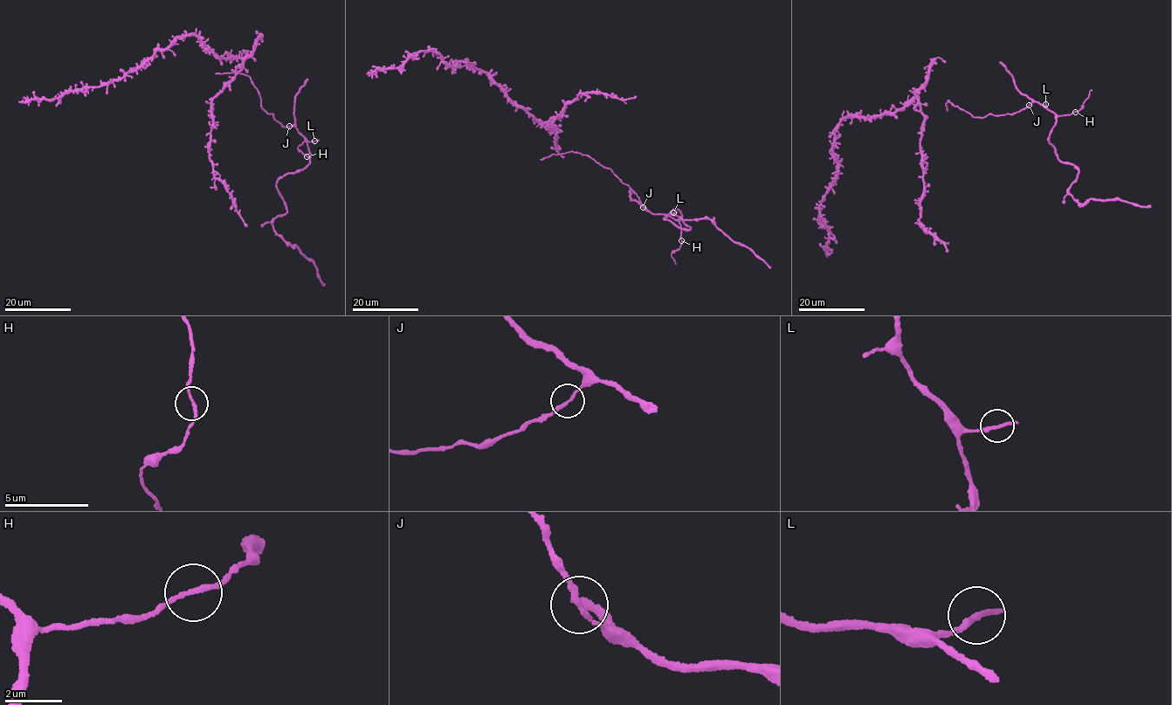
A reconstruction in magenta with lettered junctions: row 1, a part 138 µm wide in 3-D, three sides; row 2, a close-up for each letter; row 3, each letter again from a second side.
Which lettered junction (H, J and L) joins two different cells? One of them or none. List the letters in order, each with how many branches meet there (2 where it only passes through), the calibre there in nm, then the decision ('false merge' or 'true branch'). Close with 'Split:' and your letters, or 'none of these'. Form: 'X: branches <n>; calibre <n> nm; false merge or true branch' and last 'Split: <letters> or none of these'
H: branches 2; calibre 150 nm; true branch
J: branches 2; calibre 180 nm; true branch
L: branches 2; calibre 190 nm; true branch
Split: none of these

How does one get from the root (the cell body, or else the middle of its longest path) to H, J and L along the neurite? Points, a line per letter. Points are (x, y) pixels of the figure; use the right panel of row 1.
H: (958, 107), (974, 117), (981, 118), (1016, 113), (1035, 101), (1058, 116), (1075, 112)
J: (958, 107), (974, 117), (982, 118), (1016, 113), (1029, 105)
L: (958, 107), (974, 117), (982, 118), (1016, 113), (1034, 101), (1046, 107), (1045, 104)

